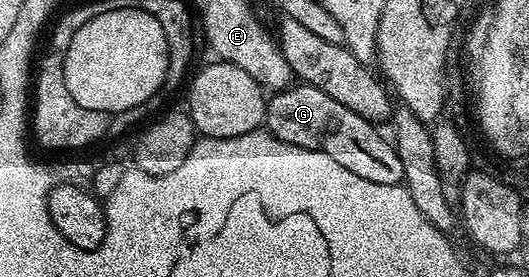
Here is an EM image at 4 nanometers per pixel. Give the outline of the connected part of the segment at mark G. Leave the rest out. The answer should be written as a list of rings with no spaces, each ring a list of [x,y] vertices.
[[[291,85],[284,91],[273,92],[266,104],[265,130],[288,145],[309,151],[328,153],[336,165],[344,165],[349,172],[379,185],[396,186],[404,180],[404,165],[400,165],[398,150],[393,142],[381,135],[375,124],[360,113],[352,113],[348,105],[332,101],[328,93],[309,85]]]

